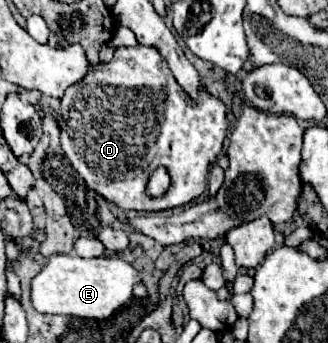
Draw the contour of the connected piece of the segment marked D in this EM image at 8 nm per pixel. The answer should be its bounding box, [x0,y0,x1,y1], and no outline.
[60,44,228,212]

